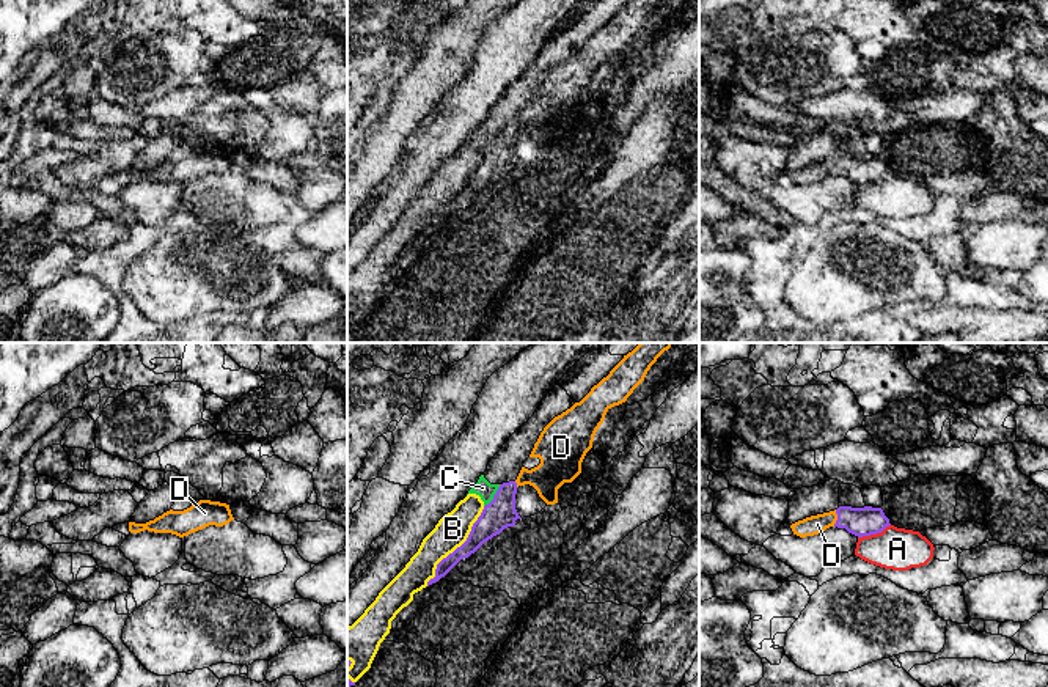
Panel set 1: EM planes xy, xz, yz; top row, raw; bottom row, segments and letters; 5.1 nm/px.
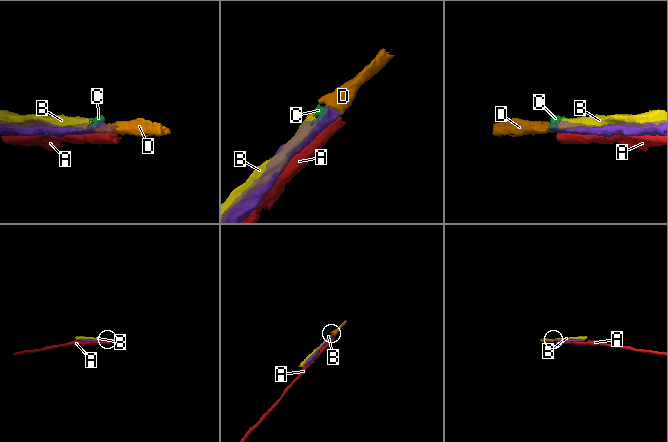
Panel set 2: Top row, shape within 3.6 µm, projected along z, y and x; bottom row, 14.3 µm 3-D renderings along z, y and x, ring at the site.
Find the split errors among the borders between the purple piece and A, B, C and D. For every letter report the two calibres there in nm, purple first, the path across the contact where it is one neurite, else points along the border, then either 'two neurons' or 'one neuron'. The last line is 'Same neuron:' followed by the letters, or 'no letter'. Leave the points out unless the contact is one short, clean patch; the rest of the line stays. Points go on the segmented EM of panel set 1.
A: 150 nm thick on the purple side, 220 nm on the other; two neurons
B: 150 nm thick on the purple side, 170 nm on the other; two neurons
C: 160 nm thick on the purple side, 90 nm on the other; border along xz (500, 484), (484, 506); two neurons
D: 150 nm thick on the purple side, 100 nm on the other; runs through yz (866, 521), (838, 518), (817, 524); one neuron
Same neuron: D

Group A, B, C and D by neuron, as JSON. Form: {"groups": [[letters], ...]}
{"groups": [["A"], ["B", "C"], ["D"]]}

